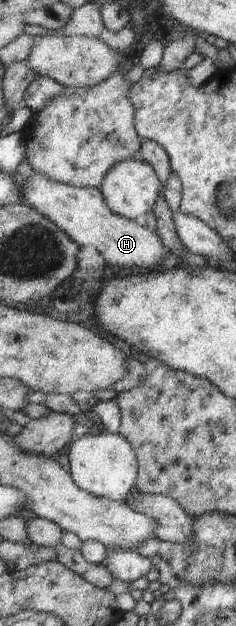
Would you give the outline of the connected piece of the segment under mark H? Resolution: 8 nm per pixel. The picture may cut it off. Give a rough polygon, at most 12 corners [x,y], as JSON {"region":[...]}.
{"region":[[33,171],[22,201],[109,266],[162,265],[153,231],[107,209],[97,188]]}

